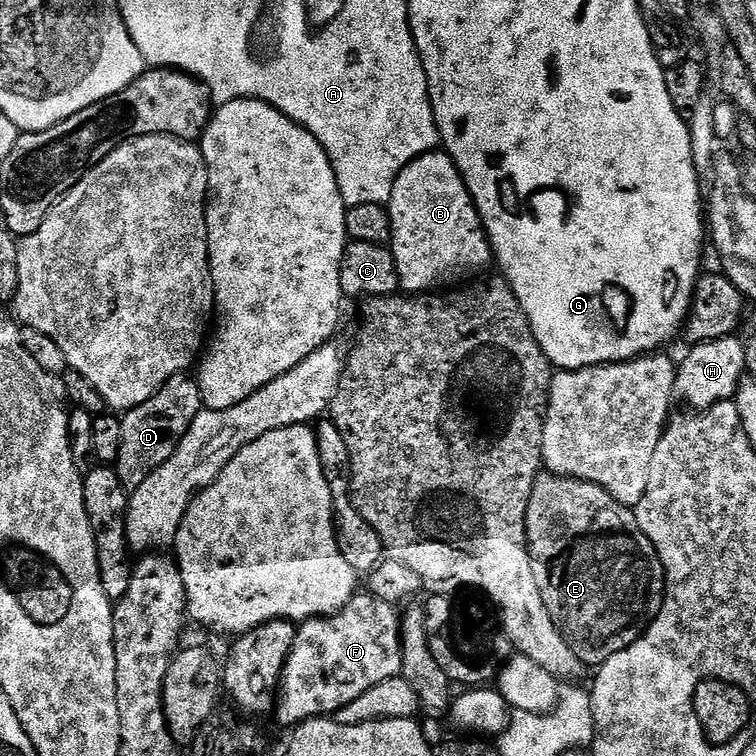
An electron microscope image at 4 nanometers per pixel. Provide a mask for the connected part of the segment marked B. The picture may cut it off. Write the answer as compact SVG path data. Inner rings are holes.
M427 152L407 164L396 176L394 190L386 207L392 223L390 247L394 254L394 262L398 266L400 288L405 293L431 293L441 286L451 285L448 284L451 280L460 280L471 272L480 272L488 263L493 263L492 243L488 241L488 231L484 229L484 223L472 195L468 193L466 182L460 177L456 163L449 158L447 152Z

